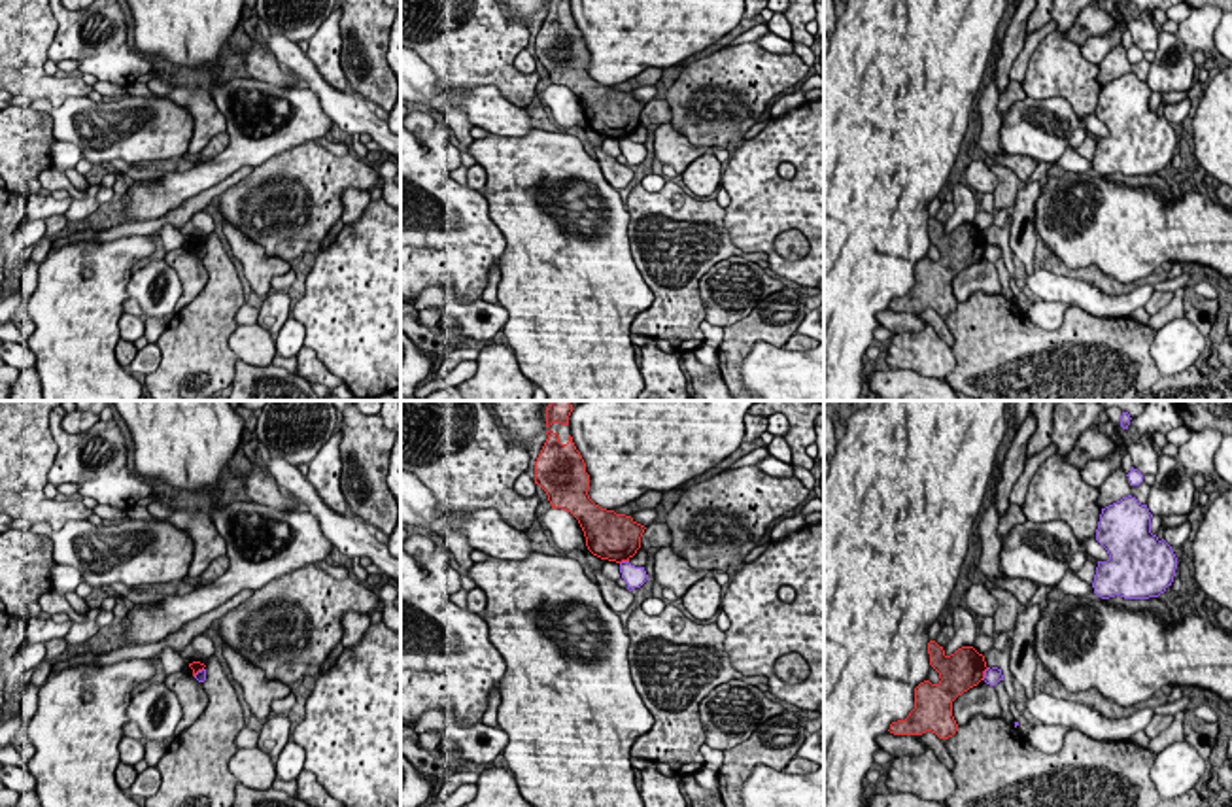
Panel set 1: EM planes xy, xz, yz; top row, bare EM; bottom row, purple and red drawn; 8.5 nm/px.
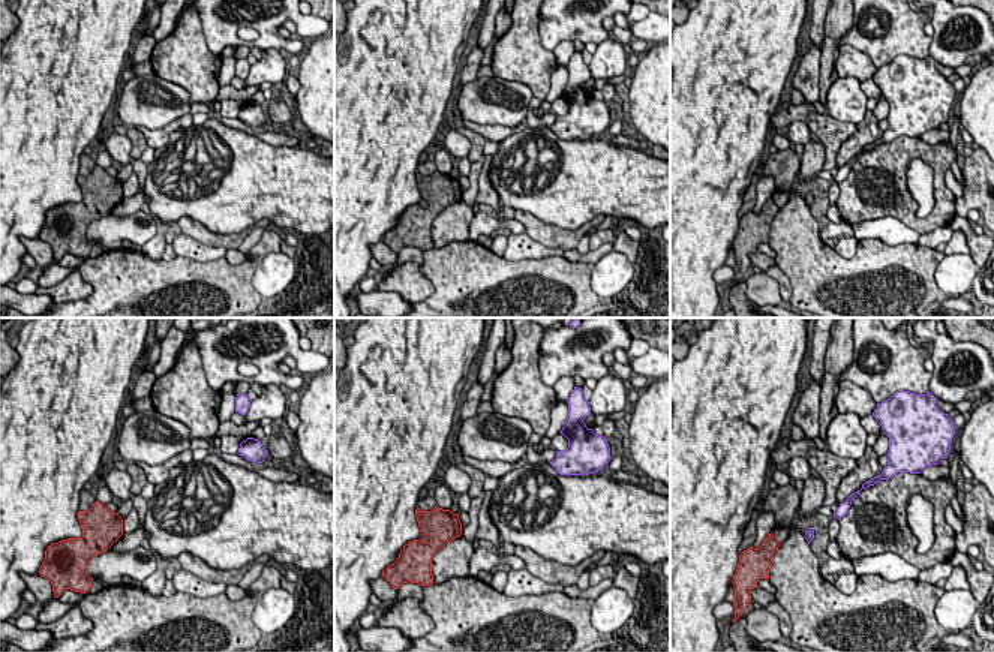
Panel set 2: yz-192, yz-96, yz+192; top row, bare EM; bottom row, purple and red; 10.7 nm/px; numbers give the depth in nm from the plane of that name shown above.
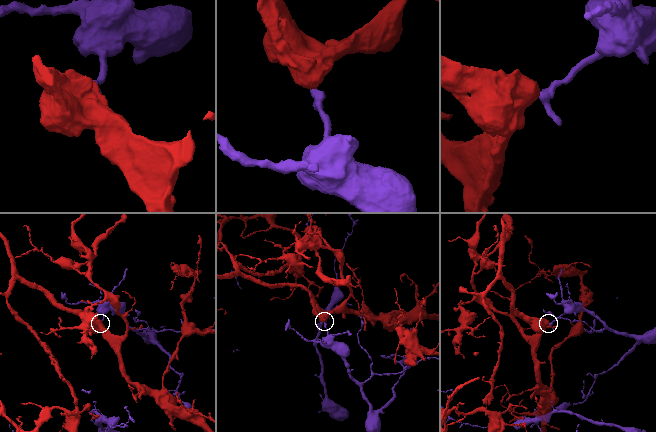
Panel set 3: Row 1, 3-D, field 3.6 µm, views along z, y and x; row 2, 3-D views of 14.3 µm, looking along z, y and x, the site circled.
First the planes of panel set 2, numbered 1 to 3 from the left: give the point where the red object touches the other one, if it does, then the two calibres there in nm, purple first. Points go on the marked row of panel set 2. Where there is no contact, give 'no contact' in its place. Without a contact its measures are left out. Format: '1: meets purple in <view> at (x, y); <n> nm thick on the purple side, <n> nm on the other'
1: no contact
2: no contact
3: no contact

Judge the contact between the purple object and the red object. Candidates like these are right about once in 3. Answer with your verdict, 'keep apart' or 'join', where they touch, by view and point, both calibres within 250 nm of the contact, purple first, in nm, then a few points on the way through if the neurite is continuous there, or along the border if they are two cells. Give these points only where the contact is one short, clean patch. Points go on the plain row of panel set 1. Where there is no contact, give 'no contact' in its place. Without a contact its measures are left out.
keep apart | yz (985, 250) | 140/320 nm | along yz (989, 244), (981, 256)

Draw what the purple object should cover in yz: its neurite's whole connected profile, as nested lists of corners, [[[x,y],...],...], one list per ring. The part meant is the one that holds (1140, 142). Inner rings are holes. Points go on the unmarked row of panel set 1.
[[[1132,72],[1102,85],[1096,117],[1109,136],[1096,144],[1092,164],[1098,174],[1149,176],[1172,163],[1177,134],[1151,110],[1151,94],[1147,81]]]

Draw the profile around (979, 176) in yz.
[[[975,157],[966,168],[966,185],[975,193],[994,193],[998,185],[996,174],[990,166],[983,161],[983,157]]]

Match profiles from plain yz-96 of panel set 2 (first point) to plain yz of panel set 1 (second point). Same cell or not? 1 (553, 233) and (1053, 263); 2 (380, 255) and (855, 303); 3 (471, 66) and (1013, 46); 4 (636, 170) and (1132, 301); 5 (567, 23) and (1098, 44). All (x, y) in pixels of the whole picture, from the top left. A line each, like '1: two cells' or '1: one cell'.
1: one cell
2: two cells
3: two cells
4: two cells
5: one cell

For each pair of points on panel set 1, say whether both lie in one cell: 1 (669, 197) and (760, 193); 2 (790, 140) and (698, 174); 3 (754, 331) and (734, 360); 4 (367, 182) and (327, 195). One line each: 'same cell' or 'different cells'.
1: different cells
2: different cells
3: same cell
4: same cell

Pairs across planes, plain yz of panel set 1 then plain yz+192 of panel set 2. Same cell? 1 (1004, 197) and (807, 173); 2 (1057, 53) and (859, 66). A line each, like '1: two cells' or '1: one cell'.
1: one cell
2: one cell

